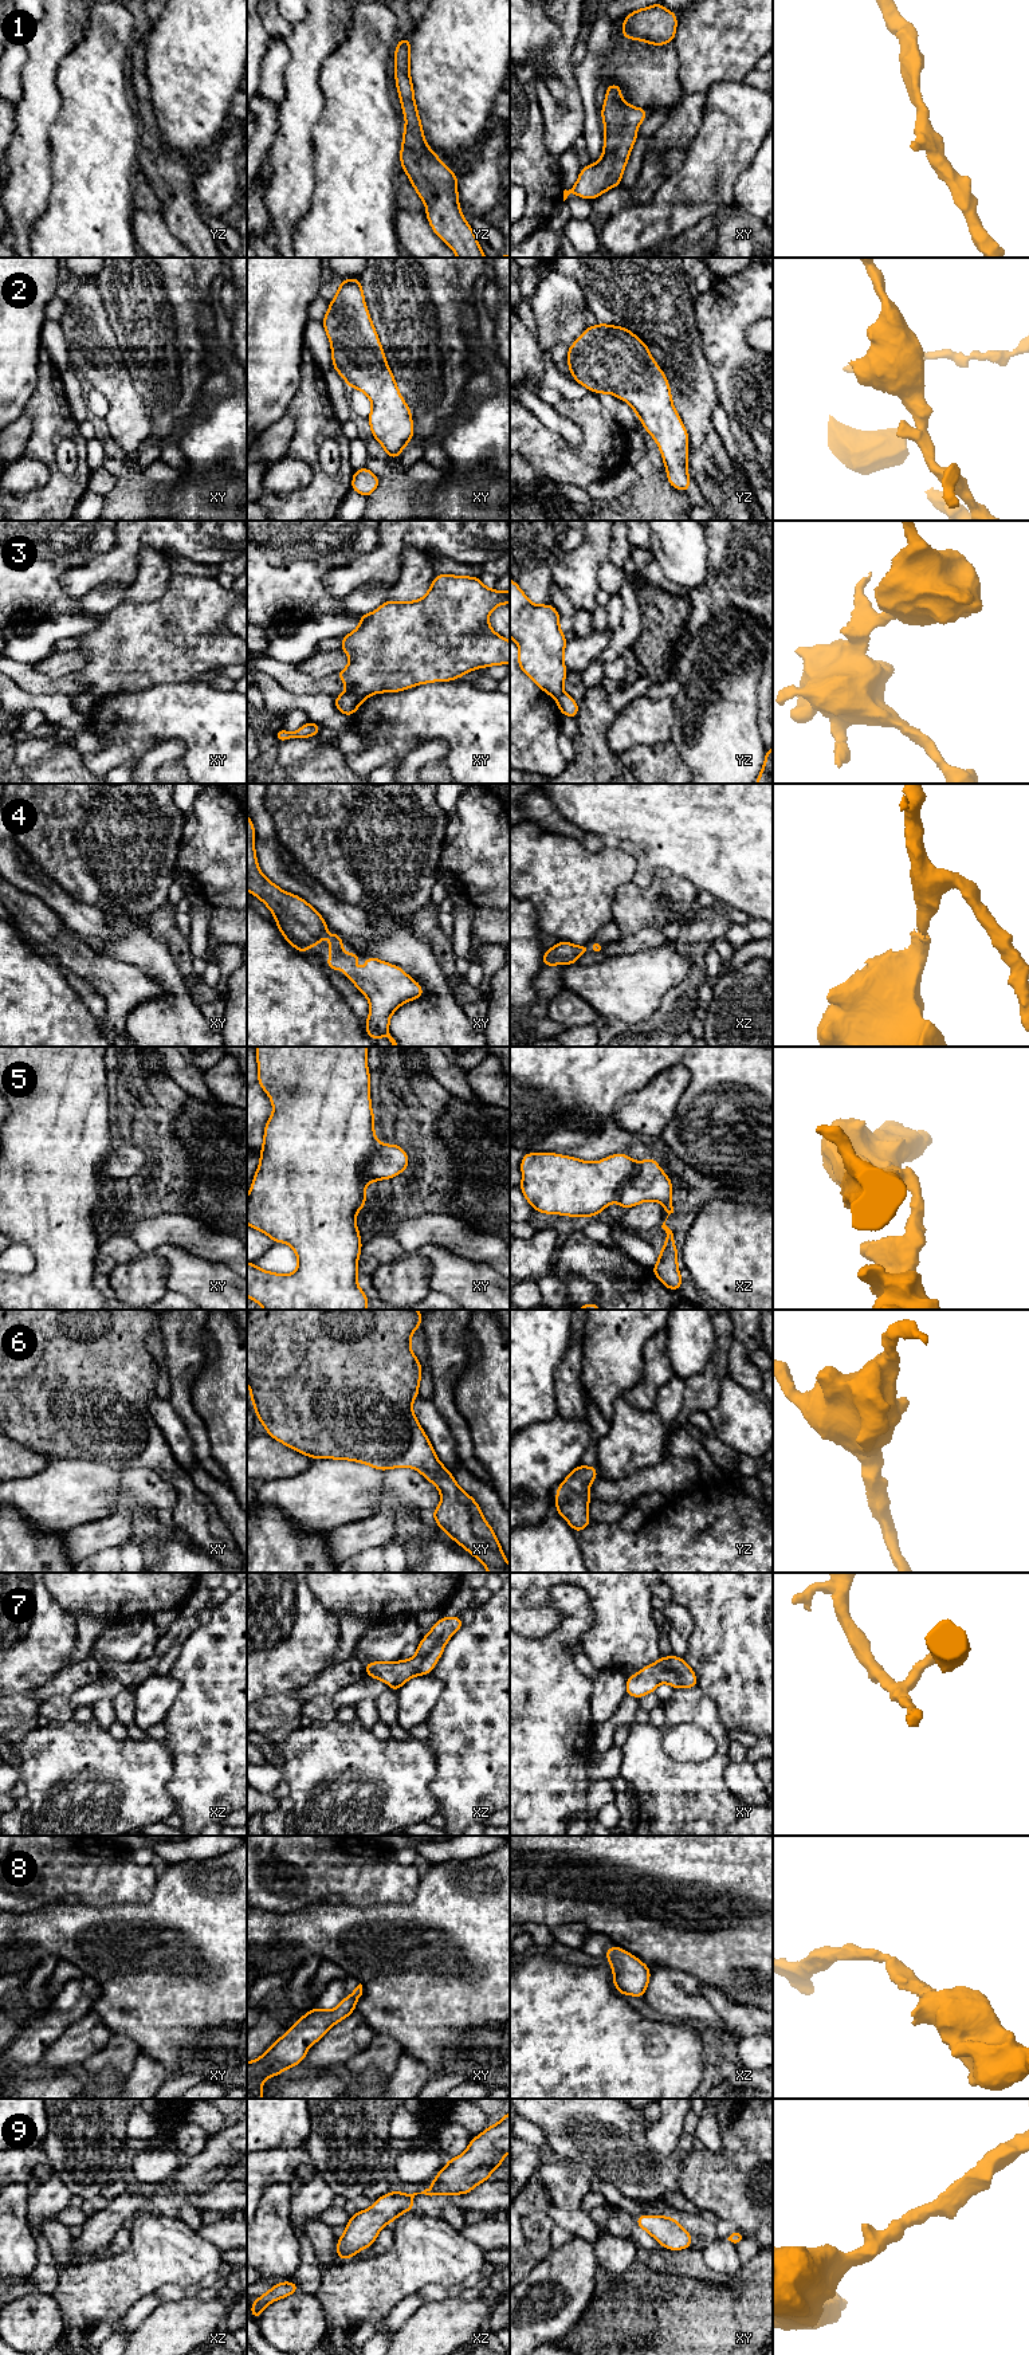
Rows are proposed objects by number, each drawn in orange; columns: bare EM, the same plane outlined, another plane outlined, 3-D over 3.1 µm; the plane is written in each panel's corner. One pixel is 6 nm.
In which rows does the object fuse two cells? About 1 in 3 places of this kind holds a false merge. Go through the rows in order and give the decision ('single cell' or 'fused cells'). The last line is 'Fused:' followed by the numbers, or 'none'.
1: single cell
2: single cell
3: fused cells
4: single cell
5: fused cells
6: single cell
7: single cell
8: single cell
9: single cell
Fused: 3, 5

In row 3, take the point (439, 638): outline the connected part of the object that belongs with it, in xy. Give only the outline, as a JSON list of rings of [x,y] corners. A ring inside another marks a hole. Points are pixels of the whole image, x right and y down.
[[[436,574],[423,598],[388,600],[374,612],[358,616],[358,628],[341,637],[339,651],[347,653],[350,662],[334,675],[346,683],[345,692],[368,698],[424,683],[451,682],[476,668],[507,666],[510,641],[488,623],[488,615],[502,604],[510,604],[510,589],[490,589],[475,576]]]

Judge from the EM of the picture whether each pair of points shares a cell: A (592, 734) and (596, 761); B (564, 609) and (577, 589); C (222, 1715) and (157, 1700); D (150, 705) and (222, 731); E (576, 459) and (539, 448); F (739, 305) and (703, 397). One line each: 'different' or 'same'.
A: same
B: different
C: different
D: same
E: same
F: different

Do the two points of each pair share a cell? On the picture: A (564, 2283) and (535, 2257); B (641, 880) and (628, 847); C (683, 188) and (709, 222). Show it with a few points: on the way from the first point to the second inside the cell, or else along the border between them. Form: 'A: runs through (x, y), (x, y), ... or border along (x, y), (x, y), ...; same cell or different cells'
A: border along (553, 2249), (523, 2279); different cells
B: runs through (641, 872), (641, 859), (636, 854); same cell
C: border along (713, 214), (702, 218), (678, 235); different cells

